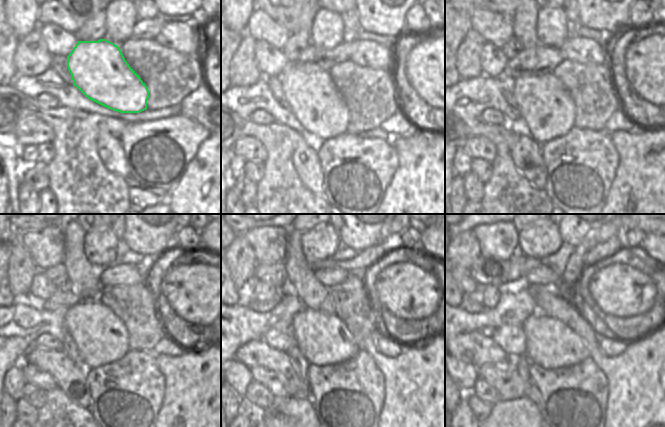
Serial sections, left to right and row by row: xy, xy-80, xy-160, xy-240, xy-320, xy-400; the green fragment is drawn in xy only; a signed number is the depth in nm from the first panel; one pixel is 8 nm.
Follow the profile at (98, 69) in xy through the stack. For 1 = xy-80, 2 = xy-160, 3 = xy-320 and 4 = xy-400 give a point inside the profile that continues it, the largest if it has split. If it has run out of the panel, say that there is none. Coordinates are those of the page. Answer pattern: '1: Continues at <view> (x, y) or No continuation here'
1: Continues at xy-80 (348, 98)
2: Continues at xy-160 (573, 95)
3: Continues at xy-320 (323, 339)
4: Continues at xy-400 (550, 344).

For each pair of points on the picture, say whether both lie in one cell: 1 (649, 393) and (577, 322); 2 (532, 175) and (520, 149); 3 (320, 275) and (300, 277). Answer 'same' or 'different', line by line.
1: same
2: same
3: different

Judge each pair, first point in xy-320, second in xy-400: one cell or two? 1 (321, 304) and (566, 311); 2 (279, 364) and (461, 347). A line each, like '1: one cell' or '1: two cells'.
1: one cell
2: one cell

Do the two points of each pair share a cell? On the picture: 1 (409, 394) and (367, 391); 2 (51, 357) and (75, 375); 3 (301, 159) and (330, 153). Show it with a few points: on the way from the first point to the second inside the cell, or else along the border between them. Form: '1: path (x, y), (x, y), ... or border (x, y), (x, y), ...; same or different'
1: border (378, 369), (384, 380), (384, 399), (379, 415); different
2: path (57, 363), (69, 375); same
3: border (316, 151), (323, 179); different

